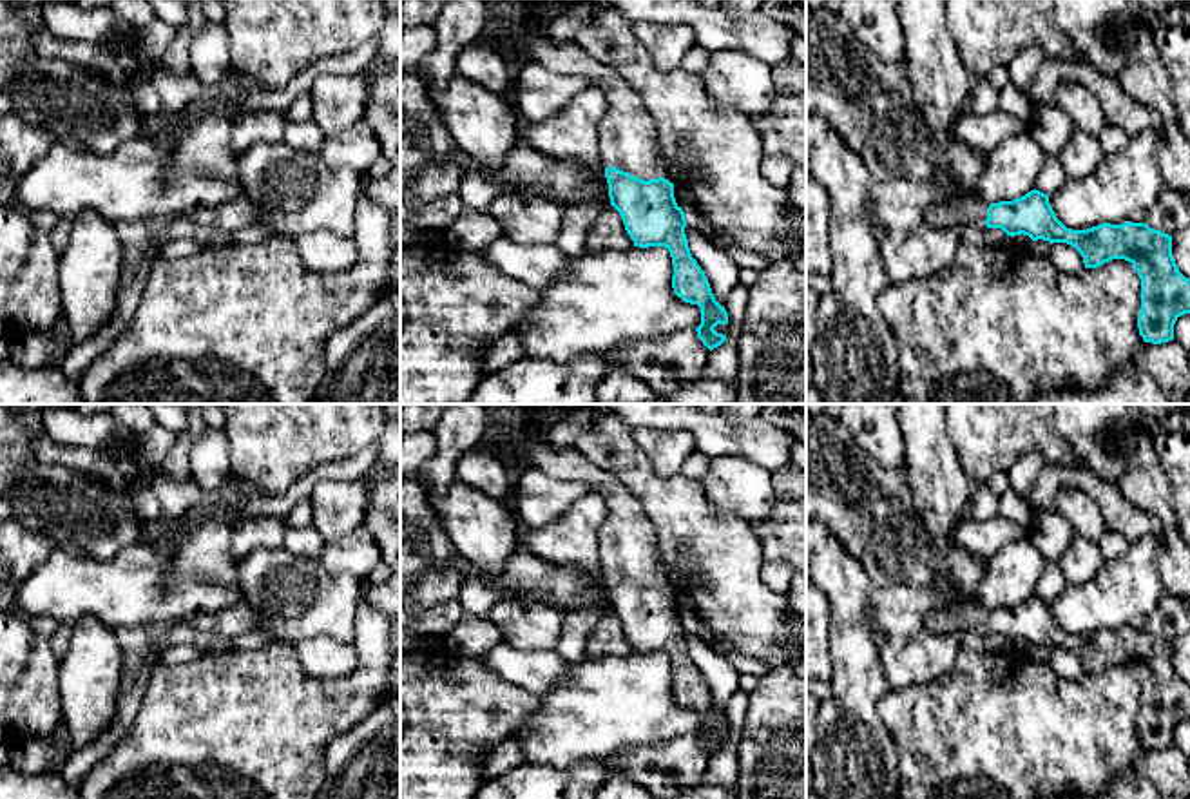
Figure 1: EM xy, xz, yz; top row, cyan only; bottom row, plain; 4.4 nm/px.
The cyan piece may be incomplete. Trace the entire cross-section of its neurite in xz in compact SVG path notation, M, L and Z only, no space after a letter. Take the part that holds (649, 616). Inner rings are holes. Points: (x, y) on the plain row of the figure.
M529 422L522 431L491 431L489 438L514 440L516 455L522 457L529 467L538 467L545 475L560 480L587 484L590 493L605 500L609 513L601 527L598 571L605 574L610 611L619 618L634 652L665 652L670 658L674 699L685 708L701 714L701 730L696 737L703 750L710 757L721 752L726 741L717 739L714 734L717 730L728 730L728 719L725 712L715 707L705 678L690 659L685 640L685 618L674 603L674 583L659 560L654 524L645 515L639 500L634 498L614 475L596 467L580 453L556 449L547 438L545 426L540 422Z

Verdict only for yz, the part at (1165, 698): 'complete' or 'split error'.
split error

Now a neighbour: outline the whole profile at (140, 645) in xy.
M178 621L149 623L136 629L120 629L116 638L123 654L123 676L120 694L129 690L136 674L147 663L159 661L159 641Z

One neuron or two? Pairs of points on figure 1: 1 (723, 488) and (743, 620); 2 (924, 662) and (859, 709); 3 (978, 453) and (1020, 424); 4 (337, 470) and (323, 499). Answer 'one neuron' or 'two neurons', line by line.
1: two neurons
2: two neurons
3: one neuron
4: two neurons

